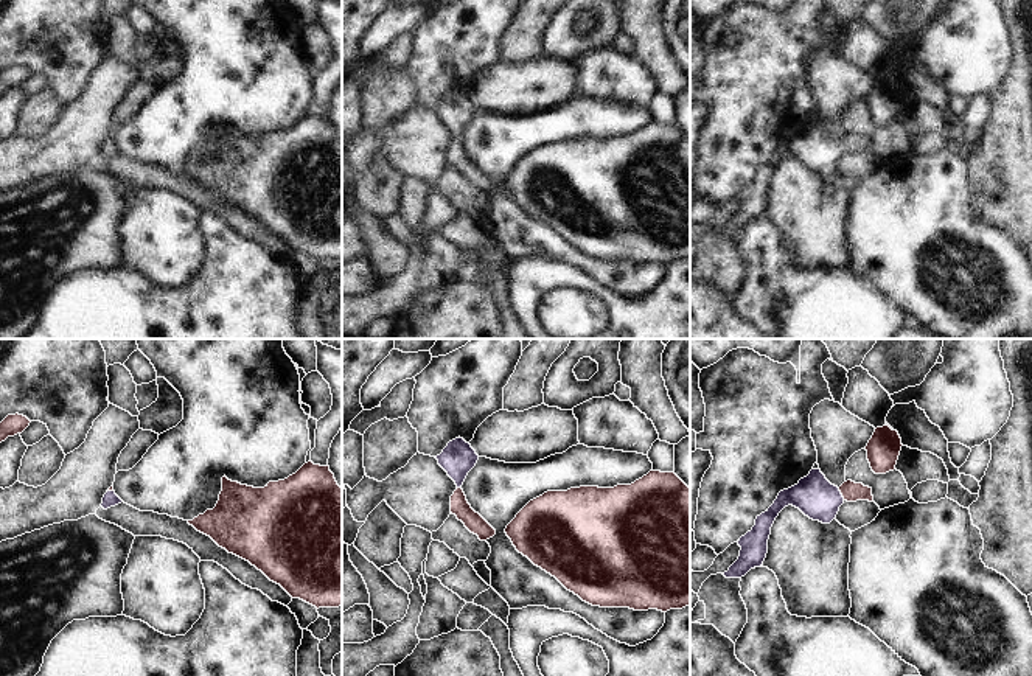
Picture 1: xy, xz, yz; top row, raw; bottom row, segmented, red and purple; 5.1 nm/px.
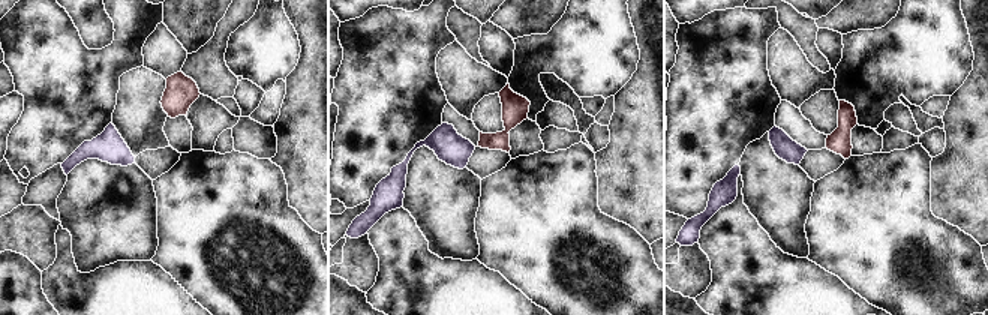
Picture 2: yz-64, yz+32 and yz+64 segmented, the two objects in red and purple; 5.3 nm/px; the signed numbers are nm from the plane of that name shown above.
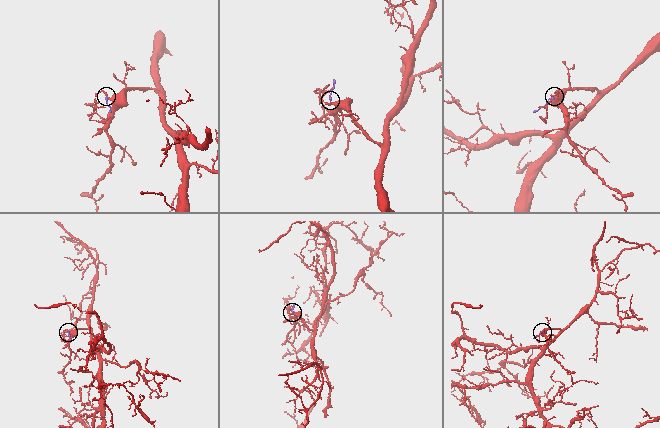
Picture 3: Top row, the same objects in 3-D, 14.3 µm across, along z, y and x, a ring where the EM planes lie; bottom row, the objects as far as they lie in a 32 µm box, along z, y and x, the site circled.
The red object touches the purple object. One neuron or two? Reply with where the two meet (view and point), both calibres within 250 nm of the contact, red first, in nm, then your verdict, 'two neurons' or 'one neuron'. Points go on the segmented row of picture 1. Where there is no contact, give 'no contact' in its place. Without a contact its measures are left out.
yz (841, 493) | 100/220 nm | one neuron

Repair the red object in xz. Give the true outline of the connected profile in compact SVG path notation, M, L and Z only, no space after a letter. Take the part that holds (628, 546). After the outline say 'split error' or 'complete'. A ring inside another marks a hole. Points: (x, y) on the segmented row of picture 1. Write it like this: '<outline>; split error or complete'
M651 469L631 485L614 488L547 491L530 500L505 533L519 553L592 606L662 612L690 606L690 488L675 472Z; complete

